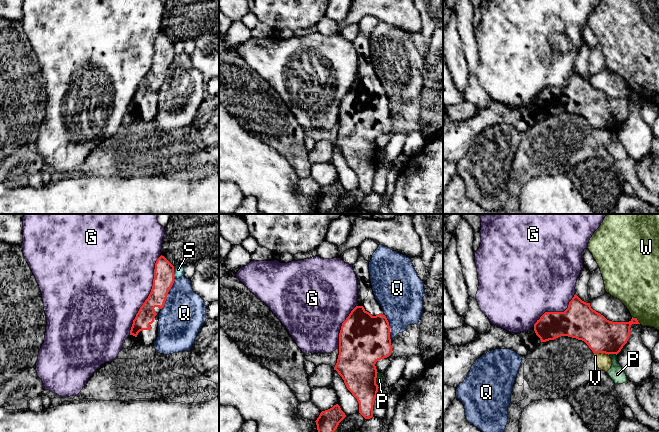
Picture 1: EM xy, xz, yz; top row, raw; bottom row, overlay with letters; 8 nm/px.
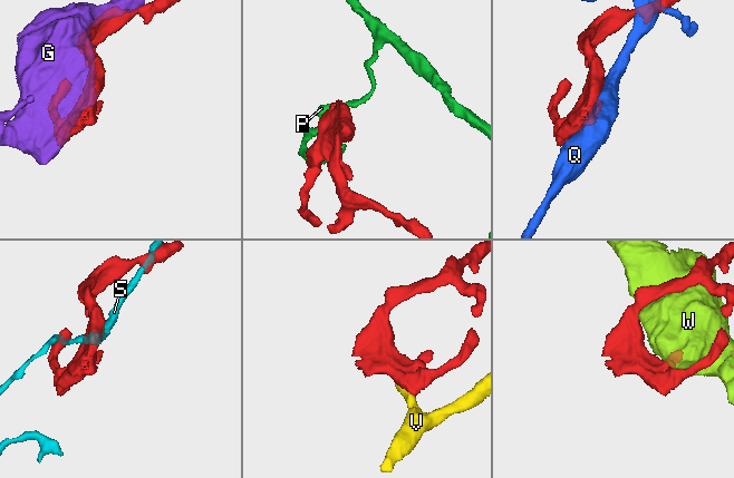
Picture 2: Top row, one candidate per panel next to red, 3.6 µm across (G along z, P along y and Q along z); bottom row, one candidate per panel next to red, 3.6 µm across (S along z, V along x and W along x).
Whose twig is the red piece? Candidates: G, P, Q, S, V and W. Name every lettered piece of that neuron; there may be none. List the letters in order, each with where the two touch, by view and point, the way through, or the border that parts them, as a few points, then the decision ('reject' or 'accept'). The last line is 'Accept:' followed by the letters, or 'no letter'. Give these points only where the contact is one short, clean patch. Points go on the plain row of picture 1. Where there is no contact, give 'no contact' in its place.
G: xy (149, 71) | reject
P: xz (375, 155) | along xz (378, 148), (376, 154), (377, 161) | reject
Q: xy (167, 70) | reject
S: xy (173, 49) | reject
V: yz (601, 128) | along yz (594, 129), (606, 129), (608, 131) | reject
W: yz (636, 95) | reject
Accept: no letter

